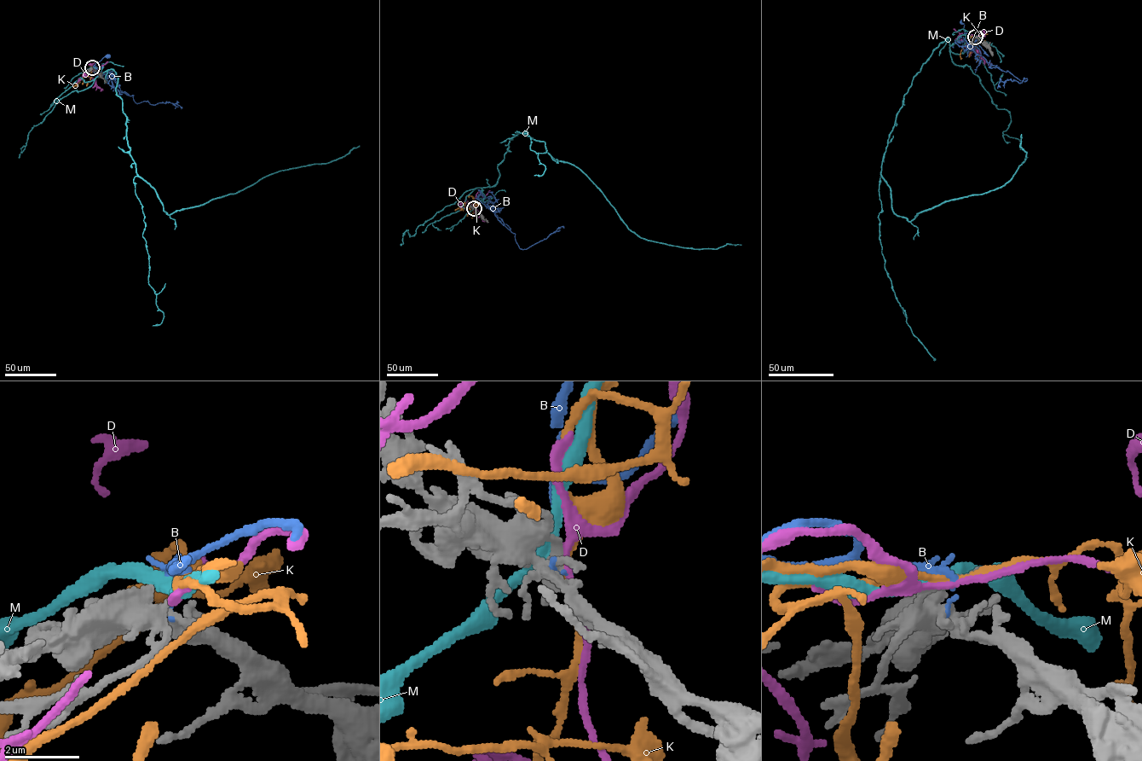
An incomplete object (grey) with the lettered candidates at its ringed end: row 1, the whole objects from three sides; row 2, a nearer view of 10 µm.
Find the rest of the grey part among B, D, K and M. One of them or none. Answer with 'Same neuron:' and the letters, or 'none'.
Same neuron: D

